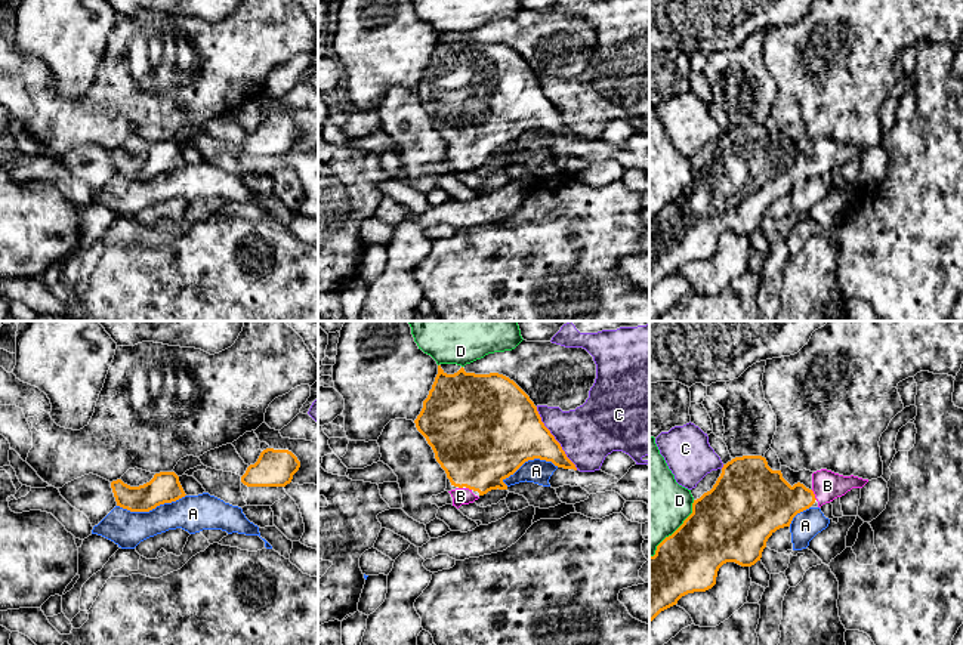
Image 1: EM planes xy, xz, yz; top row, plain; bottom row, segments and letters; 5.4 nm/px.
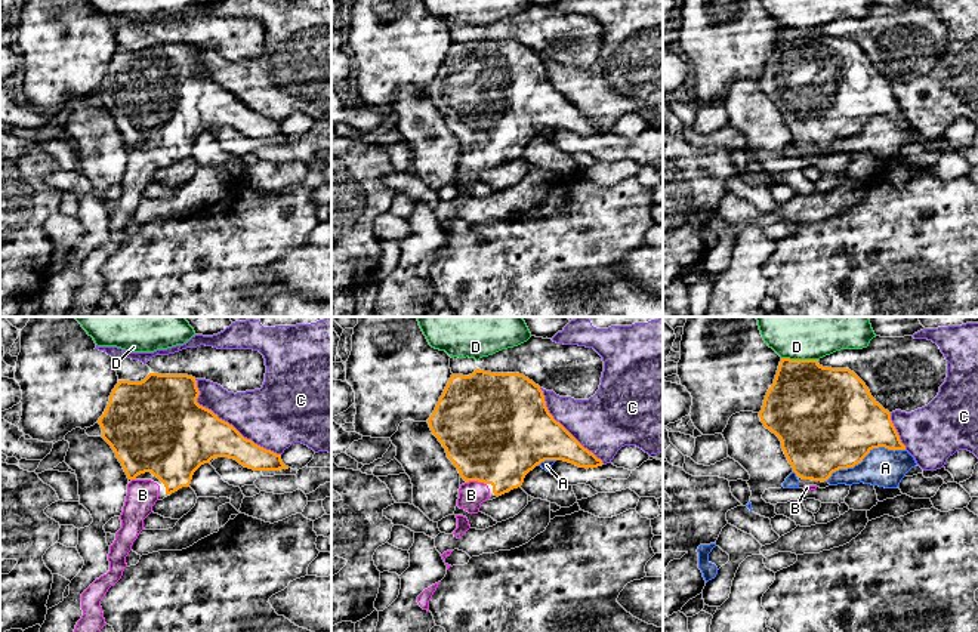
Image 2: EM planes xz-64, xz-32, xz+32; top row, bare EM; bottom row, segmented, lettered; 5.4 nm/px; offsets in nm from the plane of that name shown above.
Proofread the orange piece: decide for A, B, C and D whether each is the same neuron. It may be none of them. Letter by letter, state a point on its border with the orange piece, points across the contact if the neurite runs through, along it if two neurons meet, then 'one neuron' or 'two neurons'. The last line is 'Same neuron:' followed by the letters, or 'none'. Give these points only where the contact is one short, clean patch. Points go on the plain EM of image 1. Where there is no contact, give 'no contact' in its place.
A: contact xy (151, 178); two neurons
B: contact yz (814, 163); way yz (769, 170), (787, 170), (814, 163), (827, 154); one neuron
C: contact xz (553, 107); two neurons
D: contact yz (676, 198); two neurons
Same neuron: B

